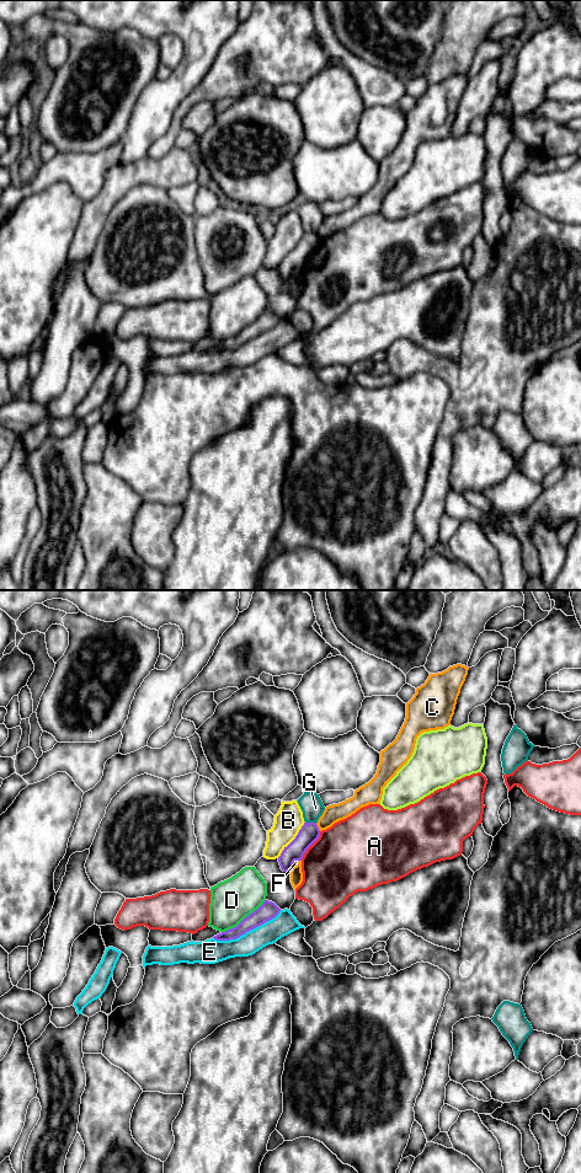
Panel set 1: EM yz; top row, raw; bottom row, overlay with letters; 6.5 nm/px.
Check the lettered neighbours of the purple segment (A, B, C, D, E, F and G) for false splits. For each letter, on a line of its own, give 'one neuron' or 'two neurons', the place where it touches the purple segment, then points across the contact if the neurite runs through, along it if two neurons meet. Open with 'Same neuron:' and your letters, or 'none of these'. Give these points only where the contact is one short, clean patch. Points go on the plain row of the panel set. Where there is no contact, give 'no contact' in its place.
Same neuron: none of these
A: two neurons; meets purple in yz at (310, 255)
B: two neurons; meets purple in yz at (293, 250)
C: two neurons; meets purple in yz at (318, 237)
D: two neurons; meets purple in yz at (245, 327)
E: two neurons; meets purple in yz at (246, 341)
F: two neurons; meets purple in yz at (293, 272); border along yz (298, 269), (292, 274)
G: two neurons; meets purple in yz at (310, 233); border along yz (305, 231), (315, 234)

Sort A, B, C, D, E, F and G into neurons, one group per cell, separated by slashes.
A / B / C / D / E / F / G

